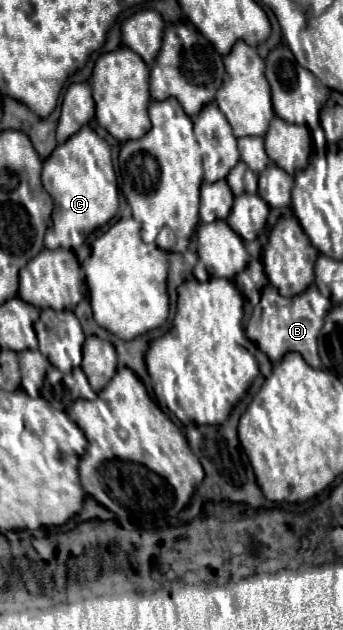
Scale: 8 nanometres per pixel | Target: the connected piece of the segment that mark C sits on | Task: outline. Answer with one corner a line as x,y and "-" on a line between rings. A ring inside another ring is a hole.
82,126
66,144
56,146
56,150
44,160
42,168
44,190
54,200
52,224
46,230
46,248
76,250
87,238
86,234
110,222
118,210
118,184
112,168
110,146
100,138
90,126

